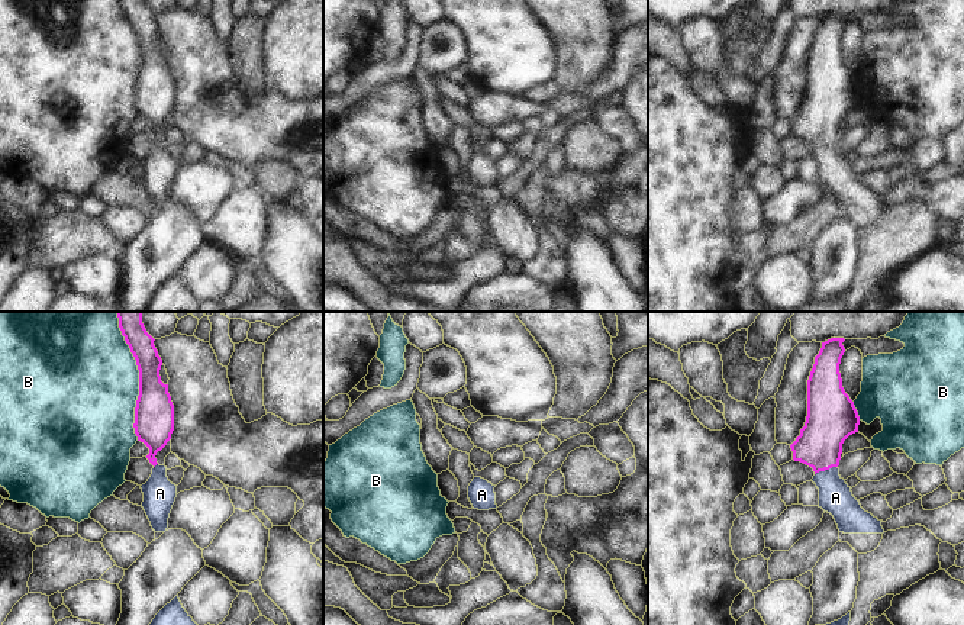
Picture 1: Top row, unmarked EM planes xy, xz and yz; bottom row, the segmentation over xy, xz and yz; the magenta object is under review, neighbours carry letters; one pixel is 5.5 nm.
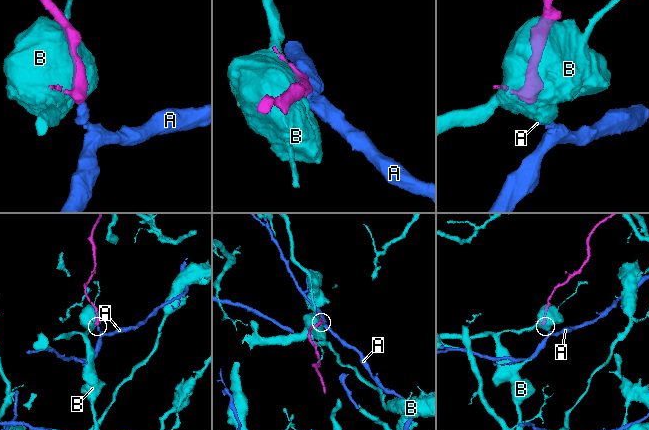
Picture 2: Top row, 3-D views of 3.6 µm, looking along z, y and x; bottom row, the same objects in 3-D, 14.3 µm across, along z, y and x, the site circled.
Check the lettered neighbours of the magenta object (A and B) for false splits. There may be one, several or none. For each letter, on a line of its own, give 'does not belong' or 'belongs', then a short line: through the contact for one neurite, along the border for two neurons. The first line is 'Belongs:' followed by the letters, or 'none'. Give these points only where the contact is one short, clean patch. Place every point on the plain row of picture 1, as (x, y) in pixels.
Belongs: A
A: belongs; line yz (828, 99), (825, 106), (825, 144), (835, 173)
B: does not belong

